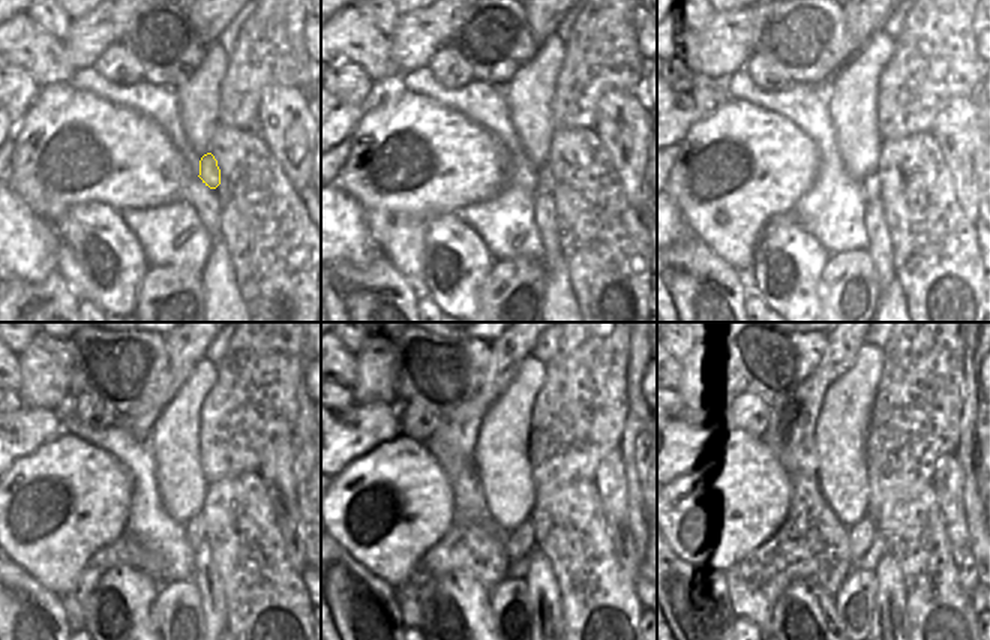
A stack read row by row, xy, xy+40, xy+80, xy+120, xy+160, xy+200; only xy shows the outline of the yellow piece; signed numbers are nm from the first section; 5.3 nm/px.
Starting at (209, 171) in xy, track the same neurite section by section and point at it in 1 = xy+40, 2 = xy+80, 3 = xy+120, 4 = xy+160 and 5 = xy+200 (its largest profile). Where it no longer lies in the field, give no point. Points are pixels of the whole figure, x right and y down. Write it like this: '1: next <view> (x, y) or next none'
1: next xy+40 (543, 183)
2: next xy+80 (870, 185)
3: next xy+120 (195, 528)
4: next xy+160 (521, 540)
5: next xy+200 (861, 535)

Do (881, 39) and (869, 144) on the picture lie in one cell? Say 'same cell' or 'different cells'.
same cell

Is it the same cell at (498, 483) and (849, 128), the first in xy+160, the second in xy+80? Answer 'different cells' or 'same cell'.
same cell

